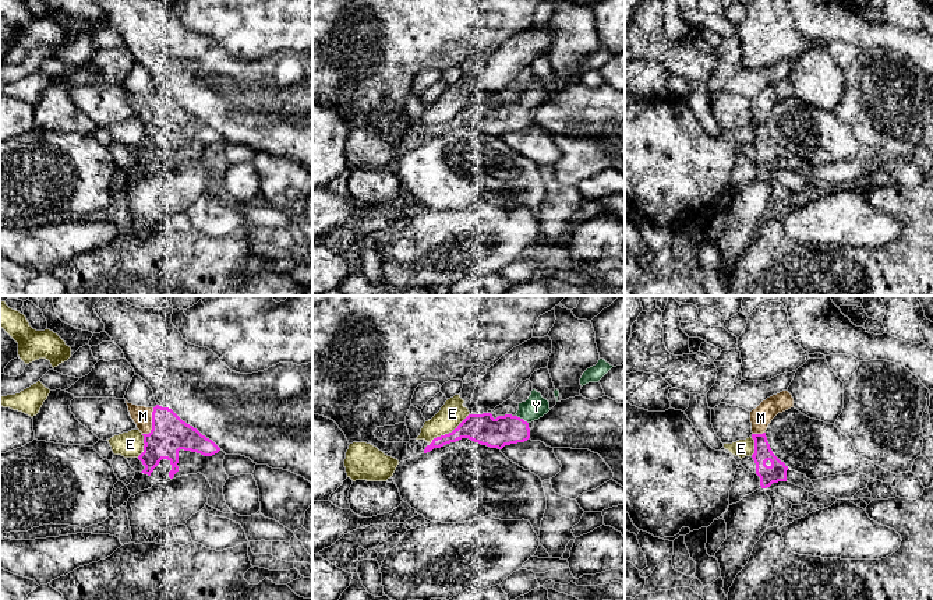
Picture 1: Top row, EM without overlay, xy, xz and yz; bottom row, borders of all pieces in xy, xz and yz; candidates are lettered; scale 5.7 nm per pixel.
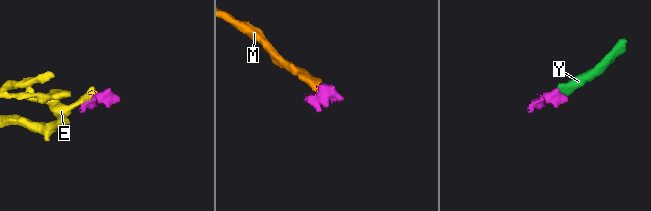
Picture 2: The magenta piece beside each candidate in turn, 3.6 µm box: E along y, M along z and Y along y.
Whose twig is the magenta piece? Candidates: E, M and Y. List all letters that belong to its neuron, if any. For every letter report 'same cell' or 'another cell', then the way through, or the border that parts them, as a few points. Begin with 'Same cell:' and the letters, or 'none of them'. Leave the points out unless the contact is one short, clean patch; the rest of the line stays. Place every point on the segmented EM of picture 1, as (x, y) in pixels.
Same cell: M, Y
E: another cell; border xz (469, 413), (451, 431), (437, 436), (430, 444)
M: same cell
Y: same cell

